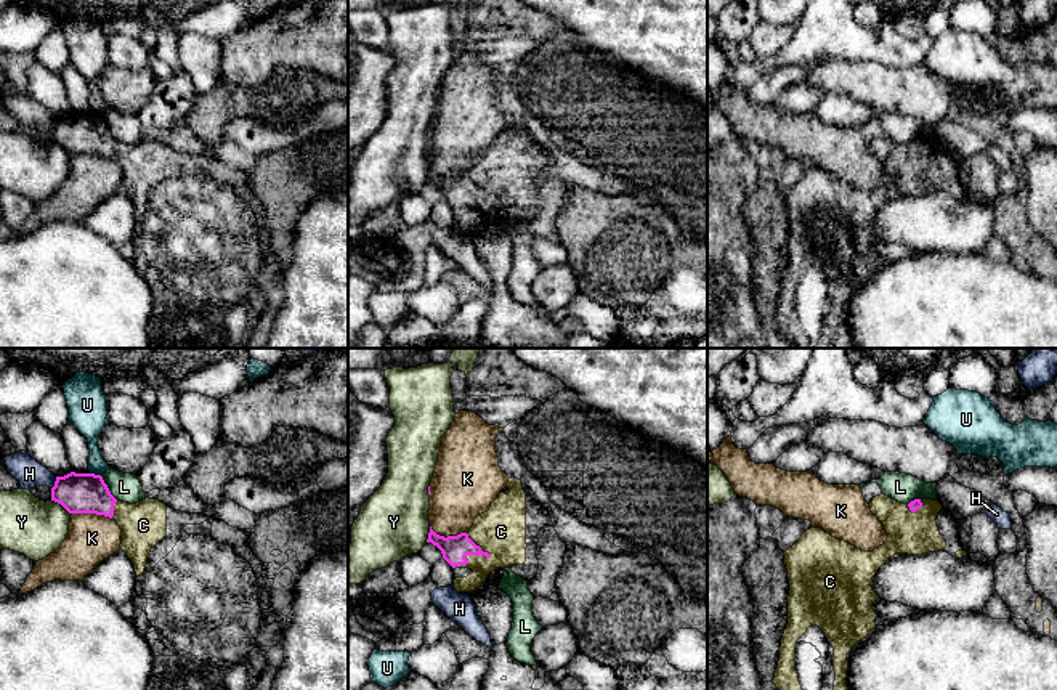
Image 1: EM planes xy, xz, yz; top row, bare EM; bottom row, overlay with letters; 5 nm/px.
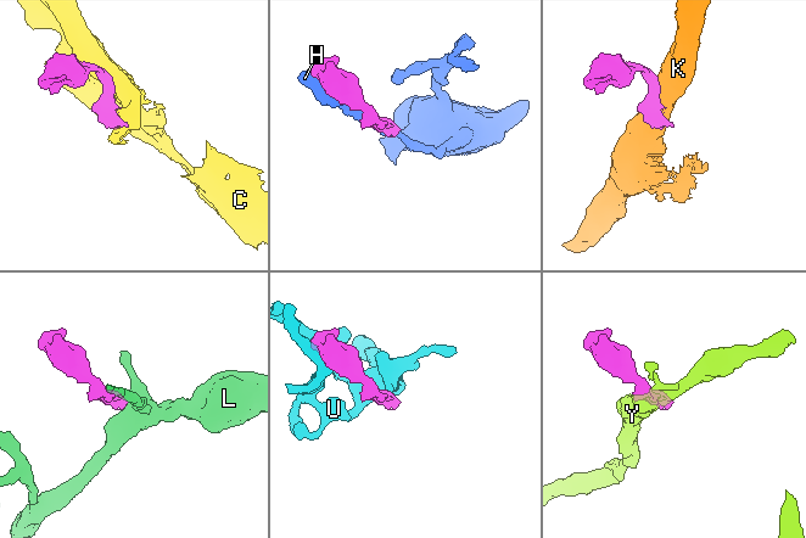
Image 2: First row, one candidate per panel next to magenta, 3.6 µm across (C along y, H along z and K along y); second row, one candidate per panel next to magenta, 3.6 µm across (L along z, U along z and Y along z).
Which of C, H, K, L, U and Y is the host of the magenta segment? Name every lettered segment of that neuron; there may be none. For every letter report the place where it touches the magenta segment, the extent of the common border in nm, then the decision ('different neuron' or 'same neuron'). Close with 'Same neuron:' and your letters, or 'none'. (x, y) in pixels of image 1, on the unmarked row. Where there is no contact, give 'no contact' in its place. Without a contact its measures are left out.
C: meets magenta in xz at (469, 194); contact 200 nm long; same neuron
H: meets magenta in xy at (55, 124); contact 70 nm long; different neuron
K: meets magenta in xy at (92, 153); contact 200 nm long; different neuron
L: meets magenta in xy at (108, 129); contact 160 nm long; different neuron
U: meets magenta in xy at (93, 114); contact 60 nm long; different neuron
Y: meets magenta in xy at (61, 145); contact 120 nm long; different neuron
Same neuron: C

